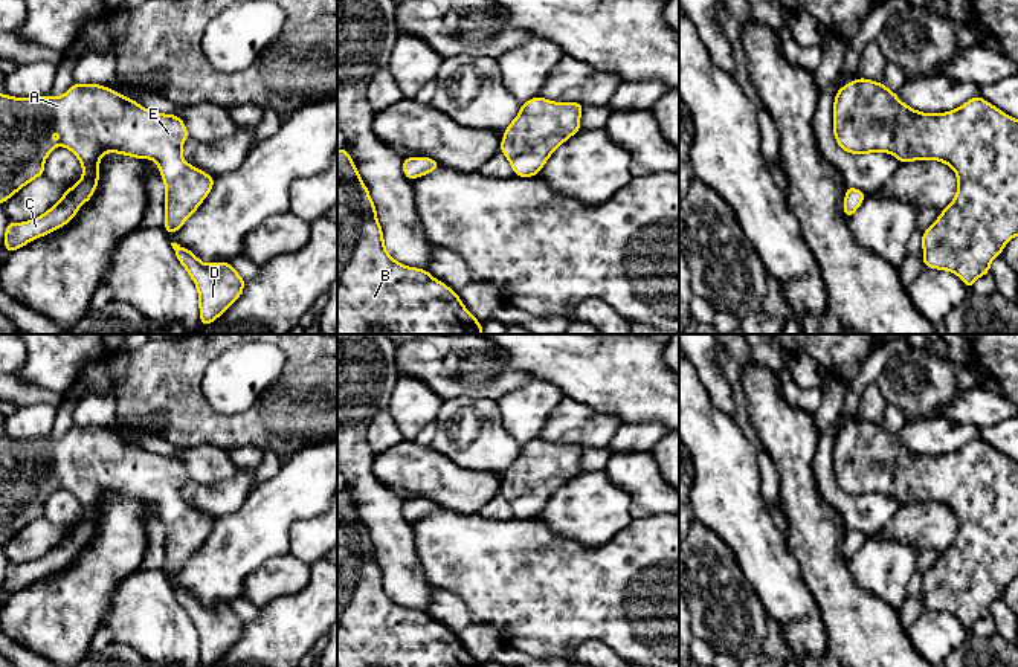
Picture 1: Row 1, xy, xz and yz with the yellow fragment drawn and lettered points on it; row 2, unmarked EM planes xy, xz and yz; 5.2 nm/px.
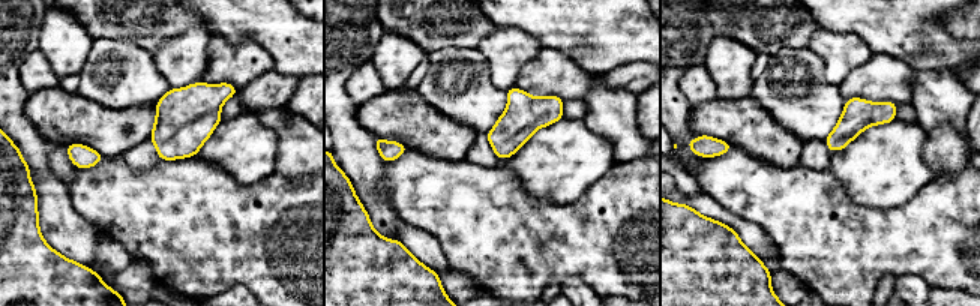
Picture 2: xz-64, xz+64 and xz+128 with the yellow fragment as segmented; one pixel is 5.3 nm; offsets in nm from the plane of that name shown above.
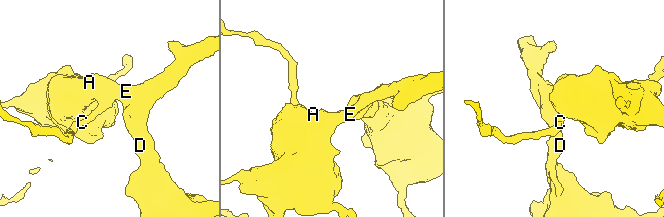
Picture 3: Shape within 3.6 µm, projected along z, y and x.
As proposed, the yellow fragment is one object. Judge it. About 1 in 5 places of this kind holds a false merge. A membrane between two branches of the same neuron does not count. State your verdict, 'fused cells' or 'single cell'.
single cell

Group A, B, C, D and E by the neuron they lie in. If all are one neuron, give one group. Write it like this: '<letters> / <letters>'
A B C D E

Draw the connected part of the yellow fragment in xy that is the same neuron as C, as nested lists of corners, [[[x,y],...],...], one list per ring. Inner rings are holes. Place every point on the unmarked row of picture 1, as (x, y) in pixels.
[[[76,426],[63,438],[12,440],[0,435],[0,546],[18,531],[44,516],[46,499],[58,488],[70,491],[82,507],[82,519],[61,542],[41,559],[23,565],[9,563],[5,591],[12,595],[29,583],[66,568],[78,551],[92,540],[99,524],[99,502],[104,495],[119,495],[157,505],[165,525],[165,572],[174,577],[209,537],[215,519],[185,504],[182,487],[189,479],[185,464],[177,456],[163,456],[143,450],[105,427]],[[53,458],[60,458],[60,484],[52,485]]]

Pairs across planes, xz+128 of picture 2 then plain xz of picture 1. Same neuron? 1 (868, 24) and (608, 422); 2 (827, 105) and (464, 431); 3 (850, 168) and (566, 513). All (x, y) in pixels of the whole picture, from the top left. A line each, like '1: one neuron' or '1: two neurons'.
1: two neurons
2: one neuron
3: one neuron

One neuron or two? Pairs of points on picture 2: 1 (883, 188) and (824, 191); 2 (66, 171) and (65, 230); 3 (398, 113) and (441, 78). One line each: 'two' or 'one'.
1: two
2: two
3: two

